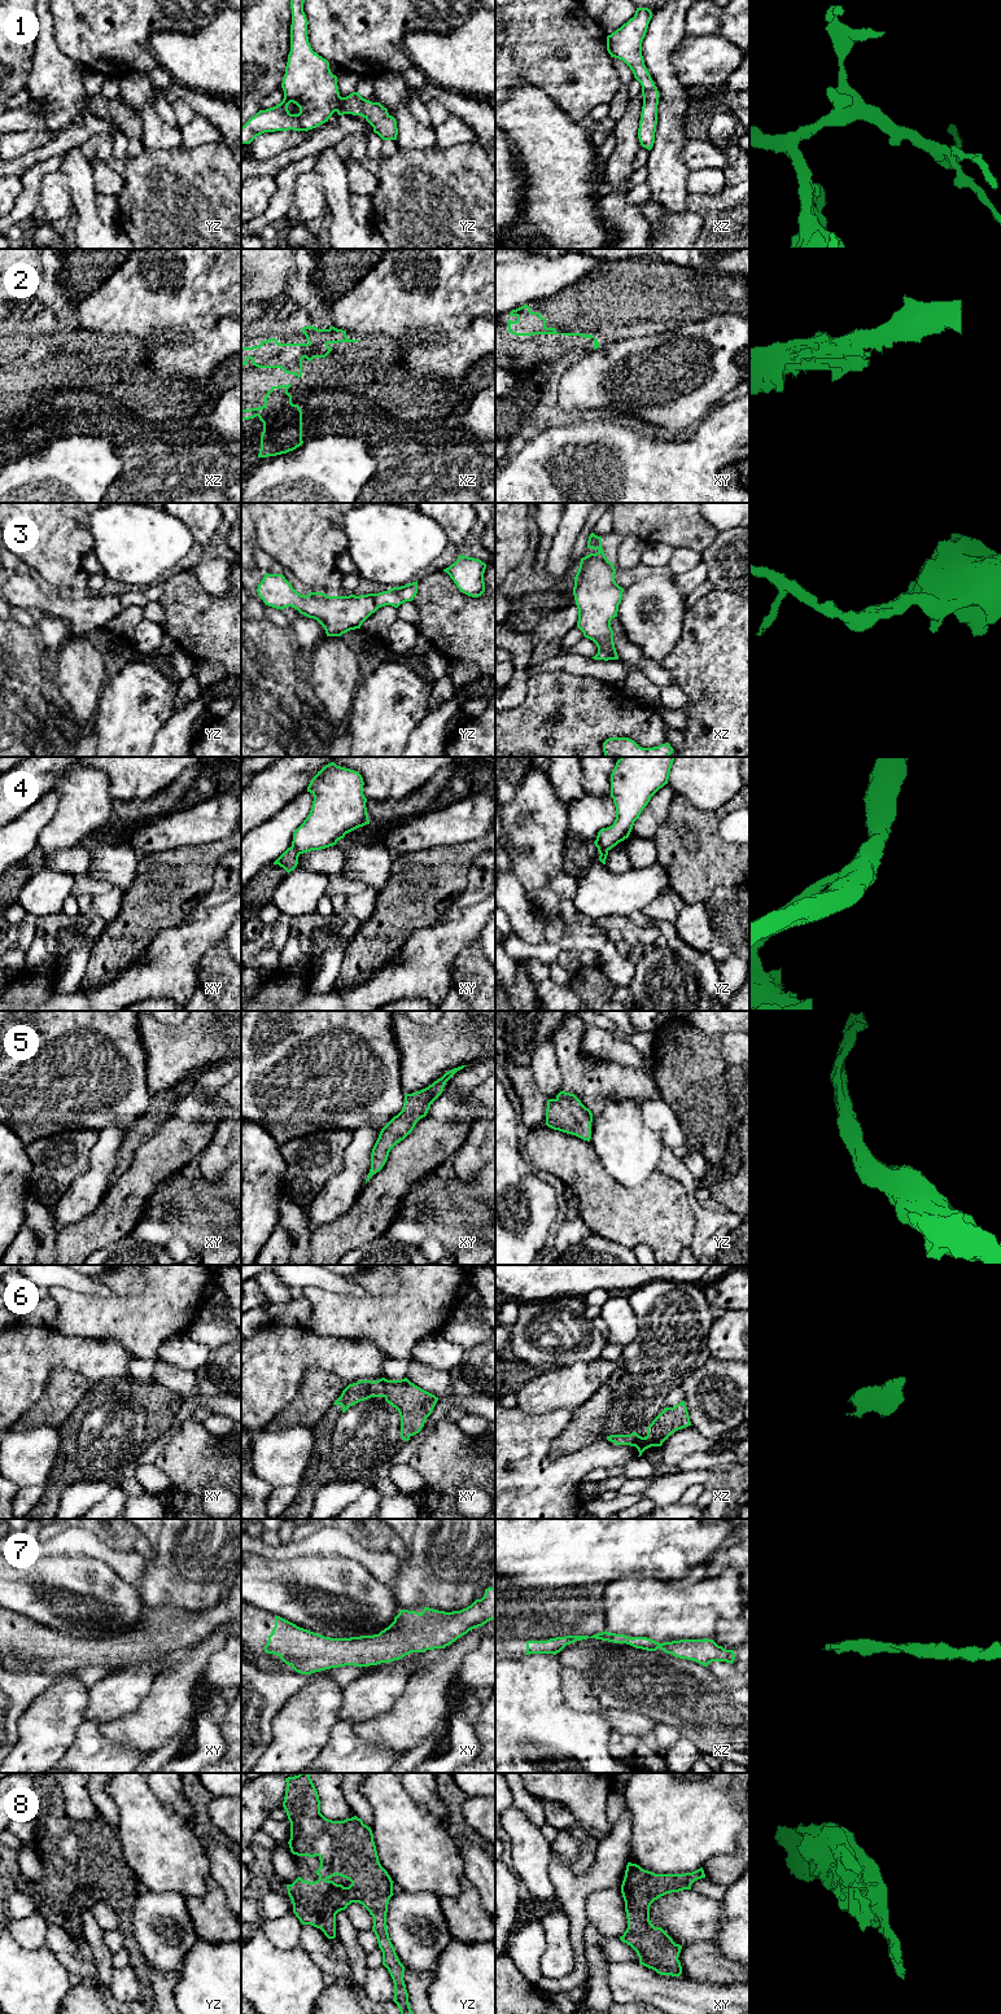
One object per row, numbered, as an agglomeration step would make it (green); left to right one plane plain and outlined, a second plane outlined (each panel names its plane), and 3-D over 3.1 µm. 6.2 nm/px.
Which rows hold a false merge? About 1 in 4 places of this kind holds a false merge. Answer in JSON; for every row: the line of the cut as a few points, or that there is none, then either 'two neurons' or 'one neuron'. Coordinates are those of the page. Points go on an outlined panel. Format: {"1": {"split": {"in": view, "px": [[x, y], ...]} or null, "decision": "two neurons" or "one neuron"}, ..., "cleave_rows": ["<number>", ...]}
{"1": {"split": null, "decision": "one neuron"}, "2": {"split": null, "decision": "one neuron"}, "3": {"split": null, "decision": "one neuron"}, "4": {"split": {"in": "xy", "px": [[292, 845], [298, 854]]}, "decision": "two neurons"}, "5": {"split": null, "decision": "one neuron"}, "6": {"split": null, "decision": "one neuron"}, "7": {"split": null, "decision": "one neuron"}, "8": {"split": null, "decision": "one neuron"}, "cleave_rows": ["4"]}

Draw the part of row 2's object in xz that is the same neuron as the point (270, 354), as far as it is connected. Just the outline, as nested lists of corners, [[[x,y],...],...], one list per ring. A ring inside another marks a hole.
[[[312,325],[303,327],[306,343],[279,343],[276,338],[261,341],[258,346],[241,347],[241,364],[248,364],[250,359],[258,368],[281,368],[285,373],[302,376],[302,359],[311,362],[314,358],[325,358],[331,351],[329,343],[358,342],[349,340],[346,332],[329,327],[318,329]]]

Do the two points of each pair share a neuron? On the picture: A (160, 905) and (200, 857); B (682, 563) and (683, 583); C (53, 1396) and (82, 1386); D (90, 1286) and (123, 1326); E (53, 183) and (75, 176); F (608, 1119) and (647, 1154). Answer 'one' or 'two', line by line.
A: one
B: two
C: one
D: two
E: two
F: one

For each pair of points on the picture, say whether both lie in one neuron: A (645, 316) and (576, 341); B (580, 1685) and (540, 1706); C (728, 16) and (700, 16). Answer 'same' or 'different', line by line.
A: same
B: different
C: same

